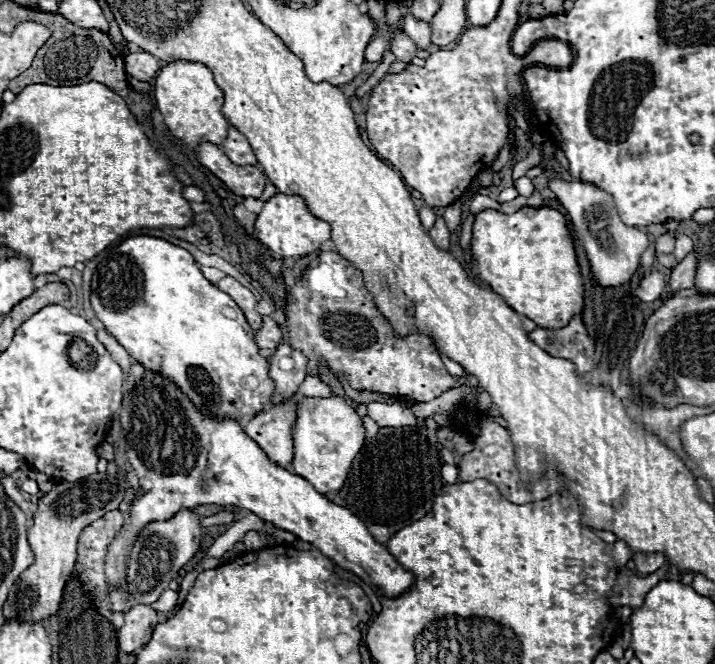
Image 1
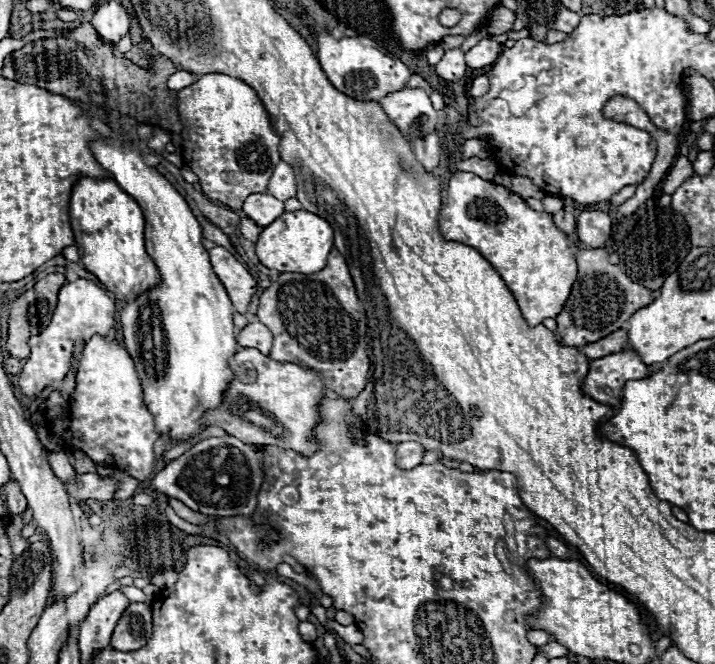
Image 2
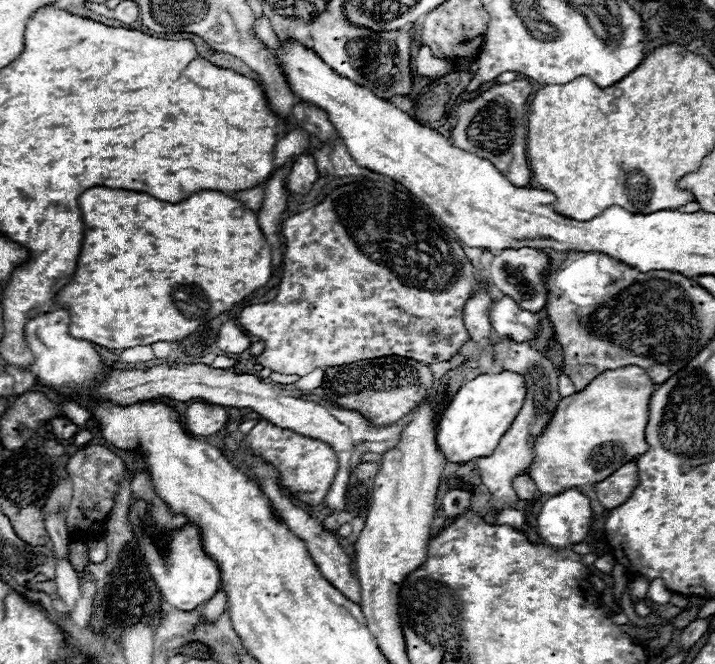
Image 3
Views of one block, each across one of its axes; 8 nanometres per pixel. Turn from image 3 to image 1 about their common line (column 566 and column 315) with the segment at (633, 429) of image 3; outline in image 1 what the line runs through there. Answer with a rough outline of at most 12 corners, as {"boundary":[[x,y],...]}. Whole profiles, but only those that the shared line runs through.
{"boundary":[[302,398],[294,472],[320,494],[344,486],[364,444],[342,398]]}

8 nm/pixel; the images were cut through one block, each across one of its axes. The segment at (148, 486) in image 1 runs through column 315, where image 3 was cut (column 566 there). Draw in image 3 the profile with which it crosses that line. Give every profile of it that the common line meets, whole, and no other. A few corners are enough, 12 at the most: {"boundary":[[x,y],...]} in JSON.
{"boundary":[[568,488],[548,498],[538,534],[554,548],[582,542],[590,498]]}

